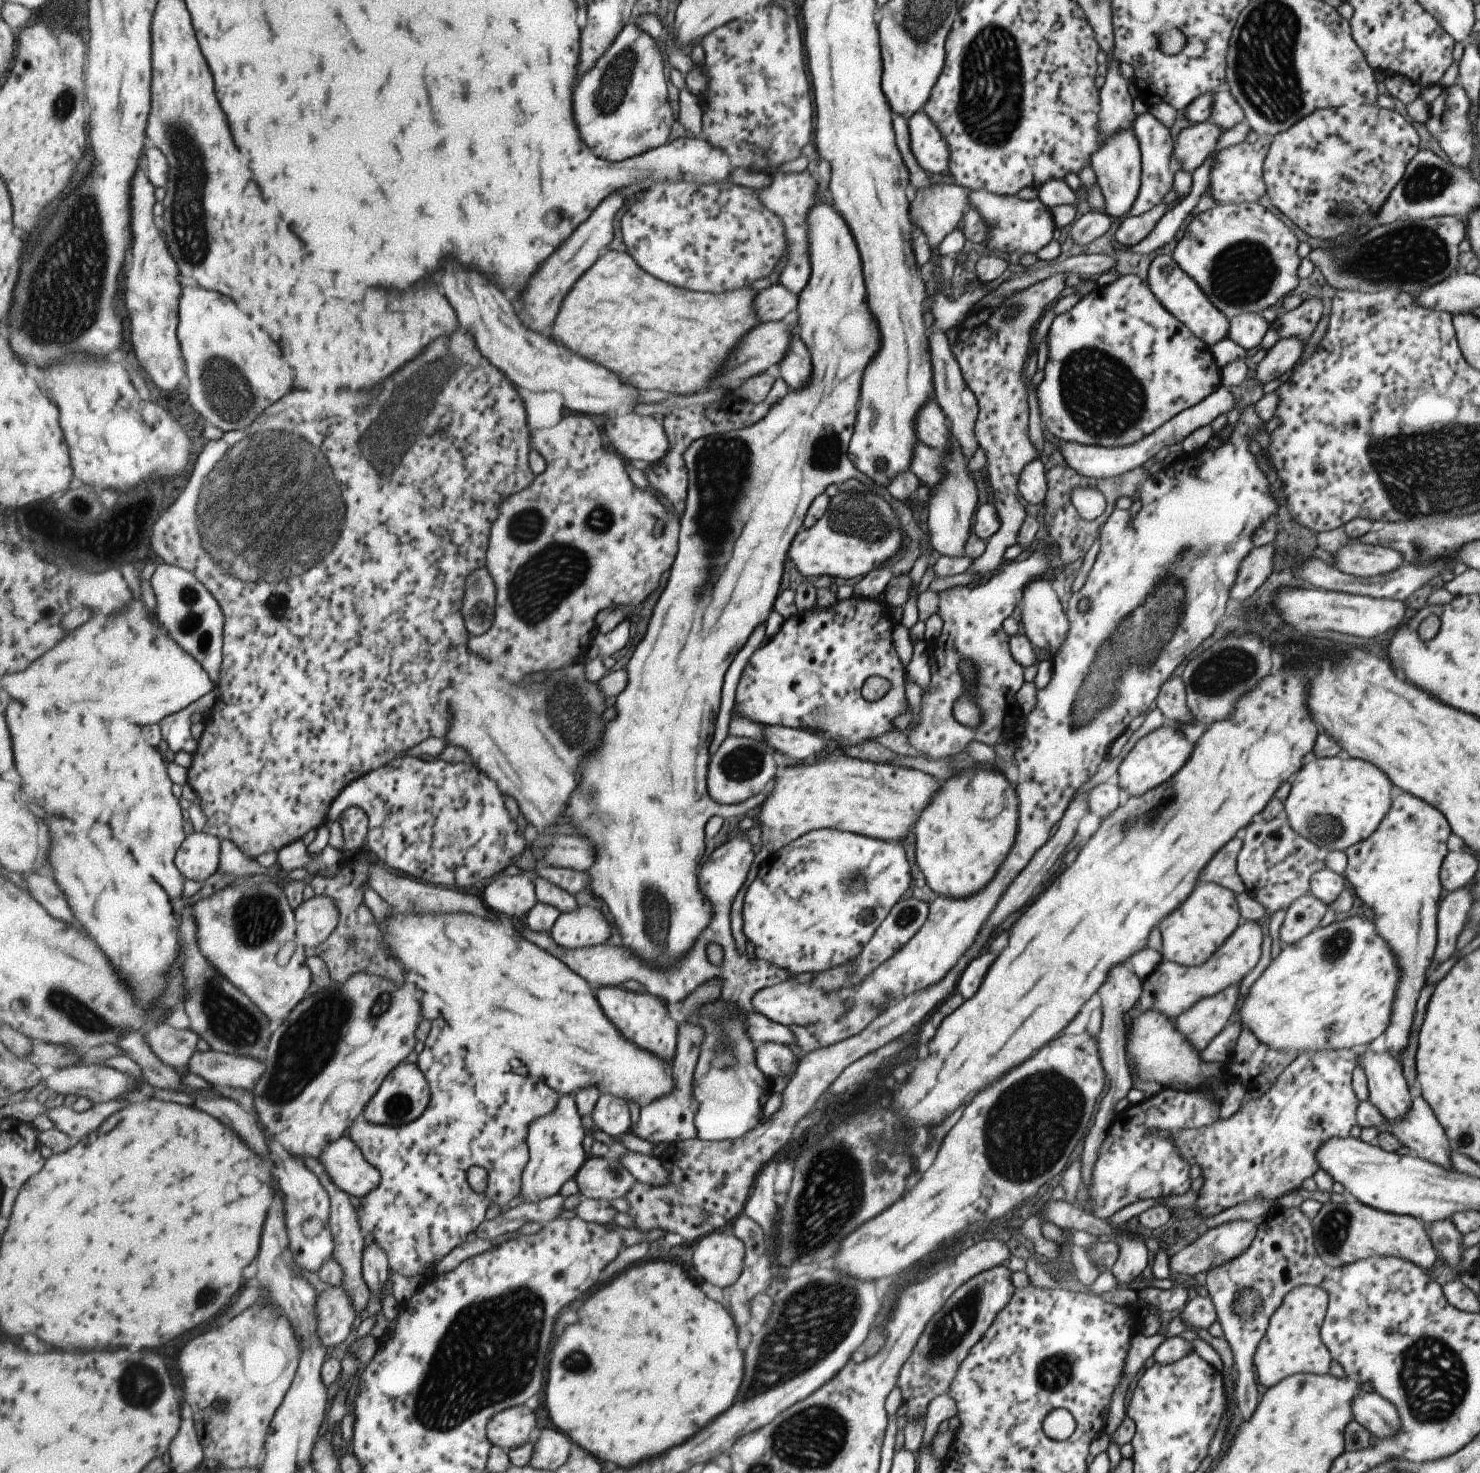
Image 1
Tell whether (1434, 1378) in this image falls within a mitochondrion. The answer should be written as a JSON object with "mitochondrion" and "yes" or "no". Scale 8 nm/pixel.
{"mitochondrion":"yes"}

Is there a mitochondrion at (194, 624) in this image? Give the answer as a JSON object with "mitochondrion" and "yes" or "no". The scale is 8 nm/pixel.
{"mitochondrion":"yes"}

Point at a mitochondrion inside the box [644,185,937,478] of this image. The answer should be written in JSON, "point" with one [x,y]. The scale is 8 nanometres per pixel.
{"point":[825,455]}

